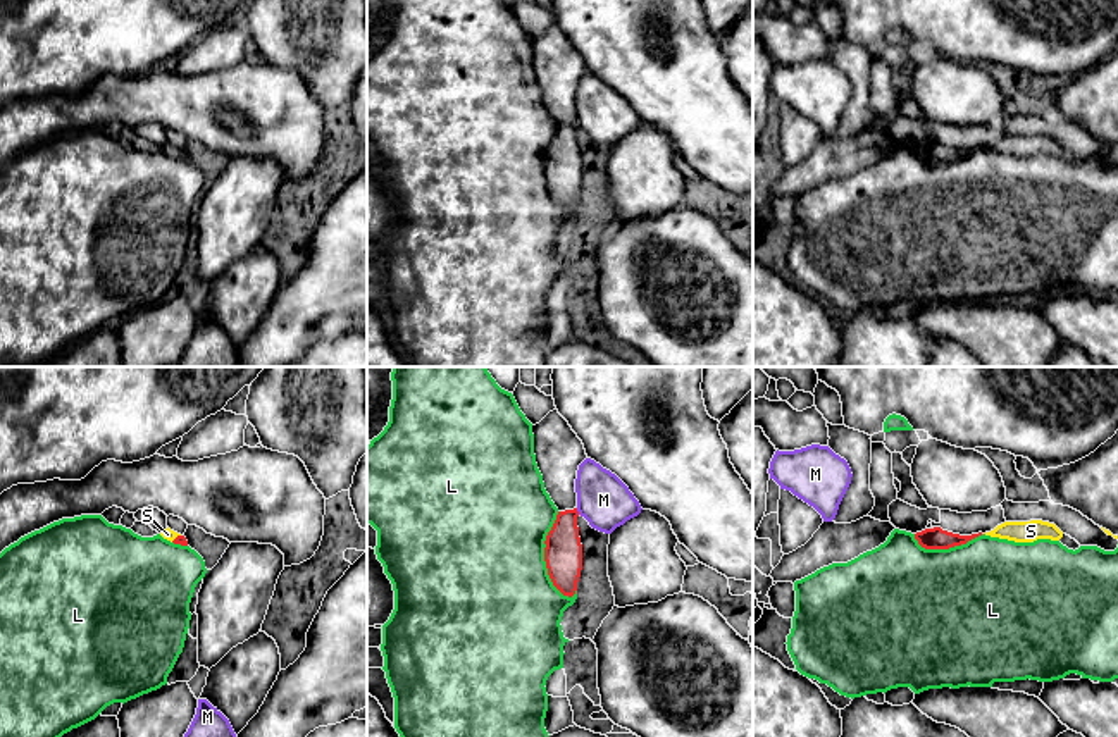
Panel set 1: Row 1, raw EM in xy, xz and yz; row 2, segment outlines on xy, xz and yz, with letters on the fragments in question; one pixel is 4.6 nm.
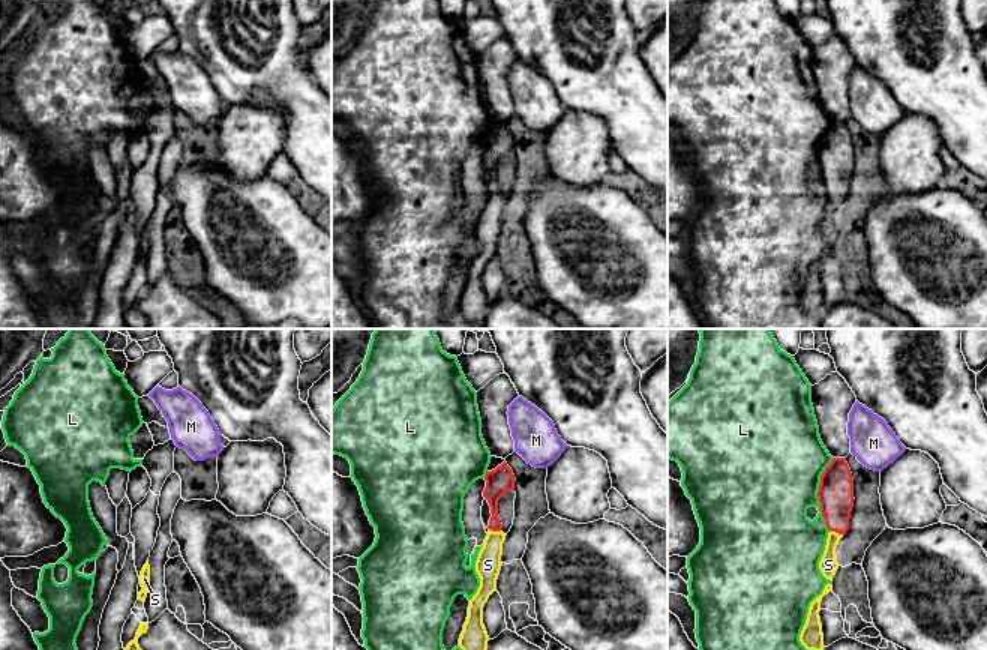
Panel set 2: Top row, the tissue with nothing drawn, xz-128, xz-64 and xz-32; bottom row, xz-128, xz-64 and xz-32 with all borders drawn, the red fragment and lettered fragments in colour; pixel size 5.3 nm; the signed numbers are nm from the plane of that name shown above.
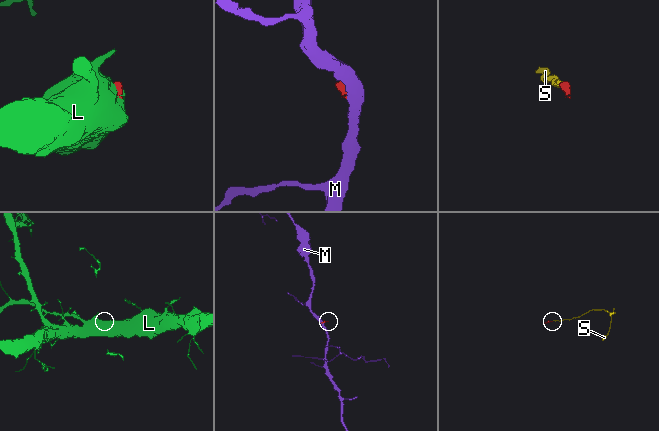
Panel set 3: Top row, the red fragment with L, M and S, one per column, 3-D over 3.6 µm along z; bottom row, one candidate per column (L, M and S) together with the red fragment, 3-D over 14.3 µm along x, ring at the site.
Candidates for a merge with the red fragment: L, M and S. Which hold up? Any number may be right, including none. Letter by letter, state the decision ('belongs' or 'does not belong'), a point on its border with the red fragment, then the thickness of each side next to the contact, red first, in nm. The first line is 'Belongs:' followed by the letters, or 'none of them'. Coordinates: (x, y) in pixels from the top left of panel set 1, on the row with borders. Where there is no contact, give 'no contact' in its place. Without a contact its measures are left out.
Belongs: S
L: does not belong; meets red in xz at (545, 557); 180 nm thick on the red side, 500 nm on the other
M: does not belong; meets red in xz at (577, 512); 180 nm thick on the red side, 240 nm on the other
S: belongs; meets red in xy at (176, 538); 50 nm thick on the red side, 50 nm on the other

